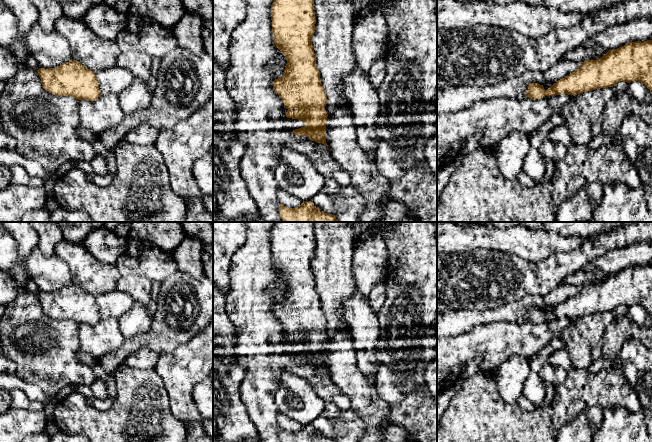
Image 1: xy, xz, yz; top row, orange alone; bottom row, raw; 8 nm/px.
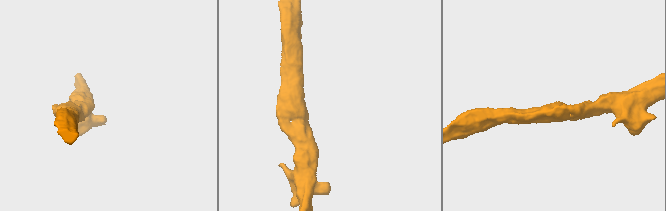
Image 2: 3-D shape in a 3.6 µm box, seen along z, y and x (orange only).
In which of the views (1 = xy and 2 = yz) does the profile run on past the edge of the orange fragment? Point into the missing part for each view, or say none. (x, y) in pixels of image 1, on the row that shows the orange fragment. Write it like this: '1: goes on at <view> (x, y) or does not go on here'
1: does not go on here
2: does not go on here

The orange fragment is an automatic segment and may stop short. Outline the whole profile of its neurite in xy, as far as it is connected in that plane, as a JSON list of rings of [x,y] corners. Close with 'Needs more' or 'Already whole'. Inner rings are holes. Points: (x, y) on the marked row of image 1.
[[[74,59],[55,68],[39,68],[37,71],[42,86],[53,95],[88,101],[101,96],[96,74]]]. Already whole

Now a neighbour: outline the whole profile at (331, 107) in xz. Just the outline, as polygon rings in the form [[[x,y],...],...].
[[[314,0],[316,24],[312,45],[316,67],[320,72],[321,83],[327,96],[328,103],[324,108],[328,115],[348,106],[343,100],[345,88],[343,76],[353,71],[356,66],[352,49],[356,19],[364,7],[374,3],[387,9],[393,7],[396,0]]]

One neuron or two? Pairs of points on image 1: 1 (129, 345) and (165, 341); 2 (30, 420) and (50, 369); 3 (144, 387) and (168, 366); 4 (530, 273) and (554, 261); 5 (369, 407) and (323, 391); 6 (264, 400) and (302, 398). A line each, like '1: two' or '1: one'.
1: one
2: two
3: two
4: one
5: two
6: two

